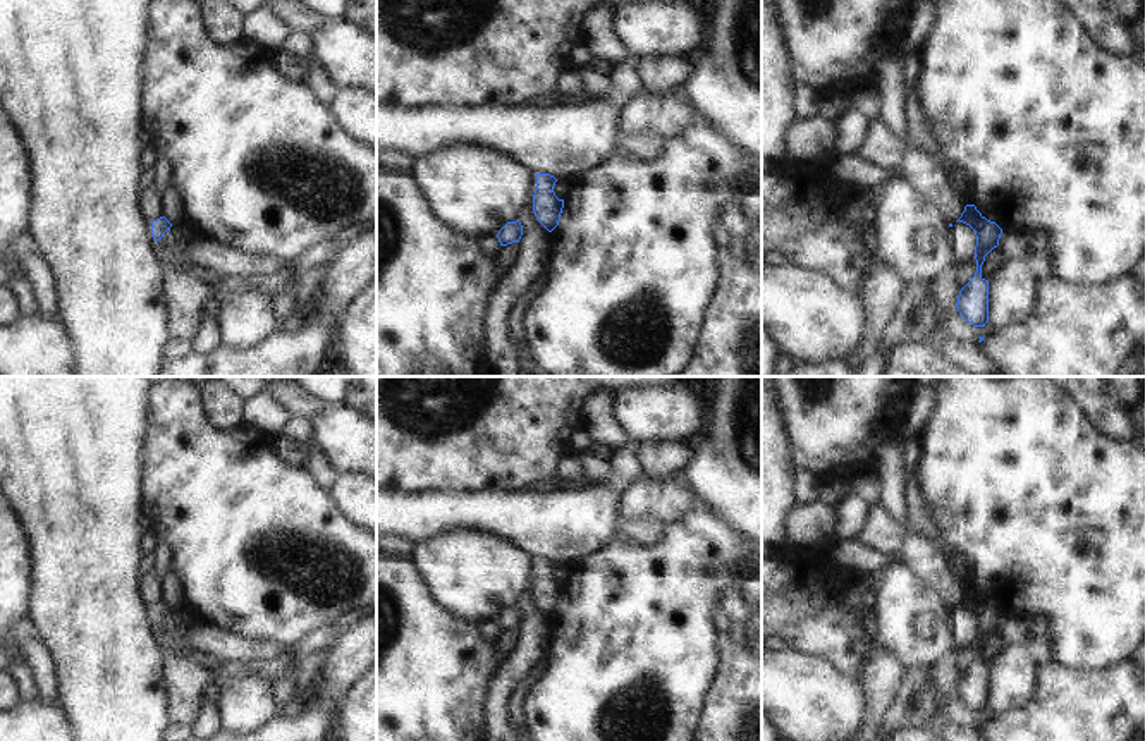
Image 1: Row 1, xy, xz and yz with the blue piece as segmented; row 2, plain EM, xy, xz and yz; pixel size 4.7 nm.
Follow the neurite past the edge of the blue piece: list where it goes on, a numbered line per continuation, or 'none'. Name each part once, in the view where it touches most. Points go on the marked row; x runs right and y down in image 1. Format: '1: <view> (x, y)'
none

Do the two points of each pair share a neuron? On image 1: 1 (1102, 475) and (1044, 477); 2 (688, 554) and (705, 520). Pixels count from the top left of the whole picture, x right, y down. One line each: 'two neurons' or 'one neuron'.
1: one neuron
2: one neuron

